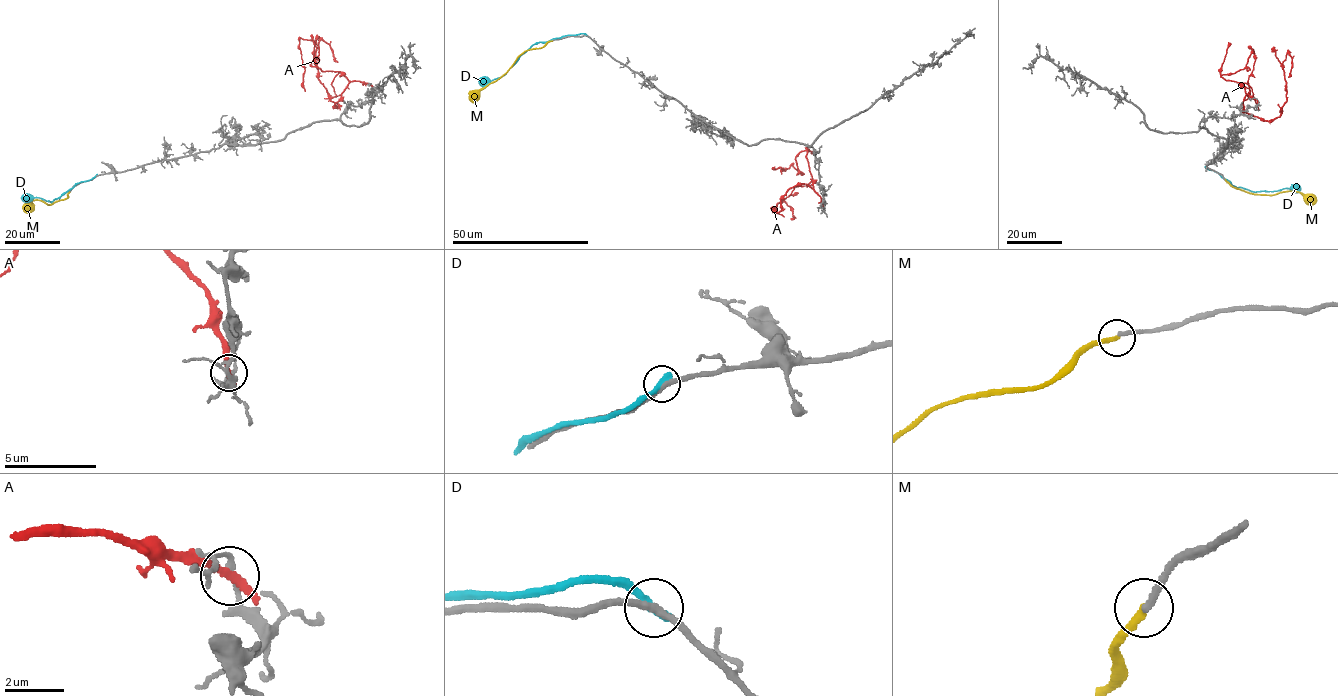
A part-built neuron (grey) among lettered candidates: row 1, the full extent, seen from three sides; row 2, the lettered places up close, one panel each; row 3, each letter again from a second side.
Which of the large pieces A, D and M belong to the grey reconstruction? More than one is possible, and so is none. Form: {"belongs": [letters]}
{"belongs": []}

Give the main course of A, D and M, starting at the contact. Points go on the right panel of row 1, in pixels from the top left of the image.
A: (1257, 100), (1241, 84), (1220, 76), (1243, 69), (1251, 47), (1255, 62), (1245, 100)
D: (1206, 165), (1207, 168), (1215, 171), (1231, 184), (1253, 191), (1297, 189)
M: (1224, 179), (1234, 188), (1249, 193), (1275, 194), (1296, 191), (1315, 202)

